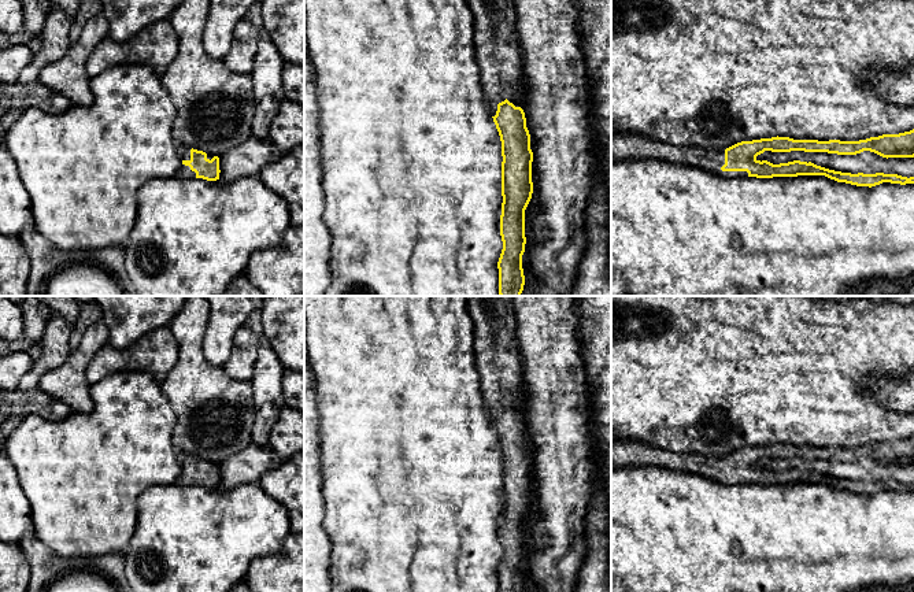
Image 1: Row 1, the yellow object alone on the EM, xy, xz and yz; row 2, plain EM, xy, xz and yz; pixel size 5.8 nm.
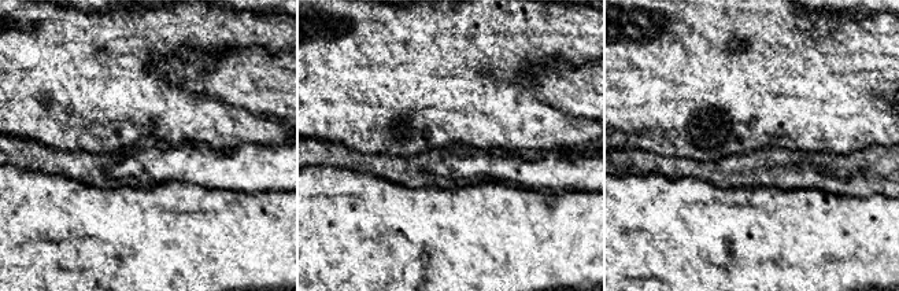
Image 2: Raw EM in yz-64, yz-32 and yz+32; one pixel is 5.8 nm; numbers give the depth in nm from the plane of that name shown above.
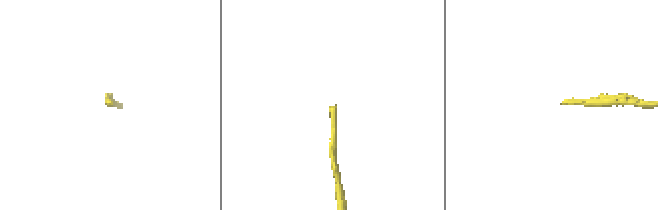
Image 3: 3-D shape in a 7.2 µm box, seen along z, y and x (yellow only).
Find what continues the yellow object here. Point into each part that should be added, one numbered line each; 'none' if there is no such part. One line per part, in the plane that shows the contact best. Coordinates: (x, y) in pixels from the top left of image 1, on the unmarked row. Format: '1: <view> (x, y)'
1: yz (624, 452)

